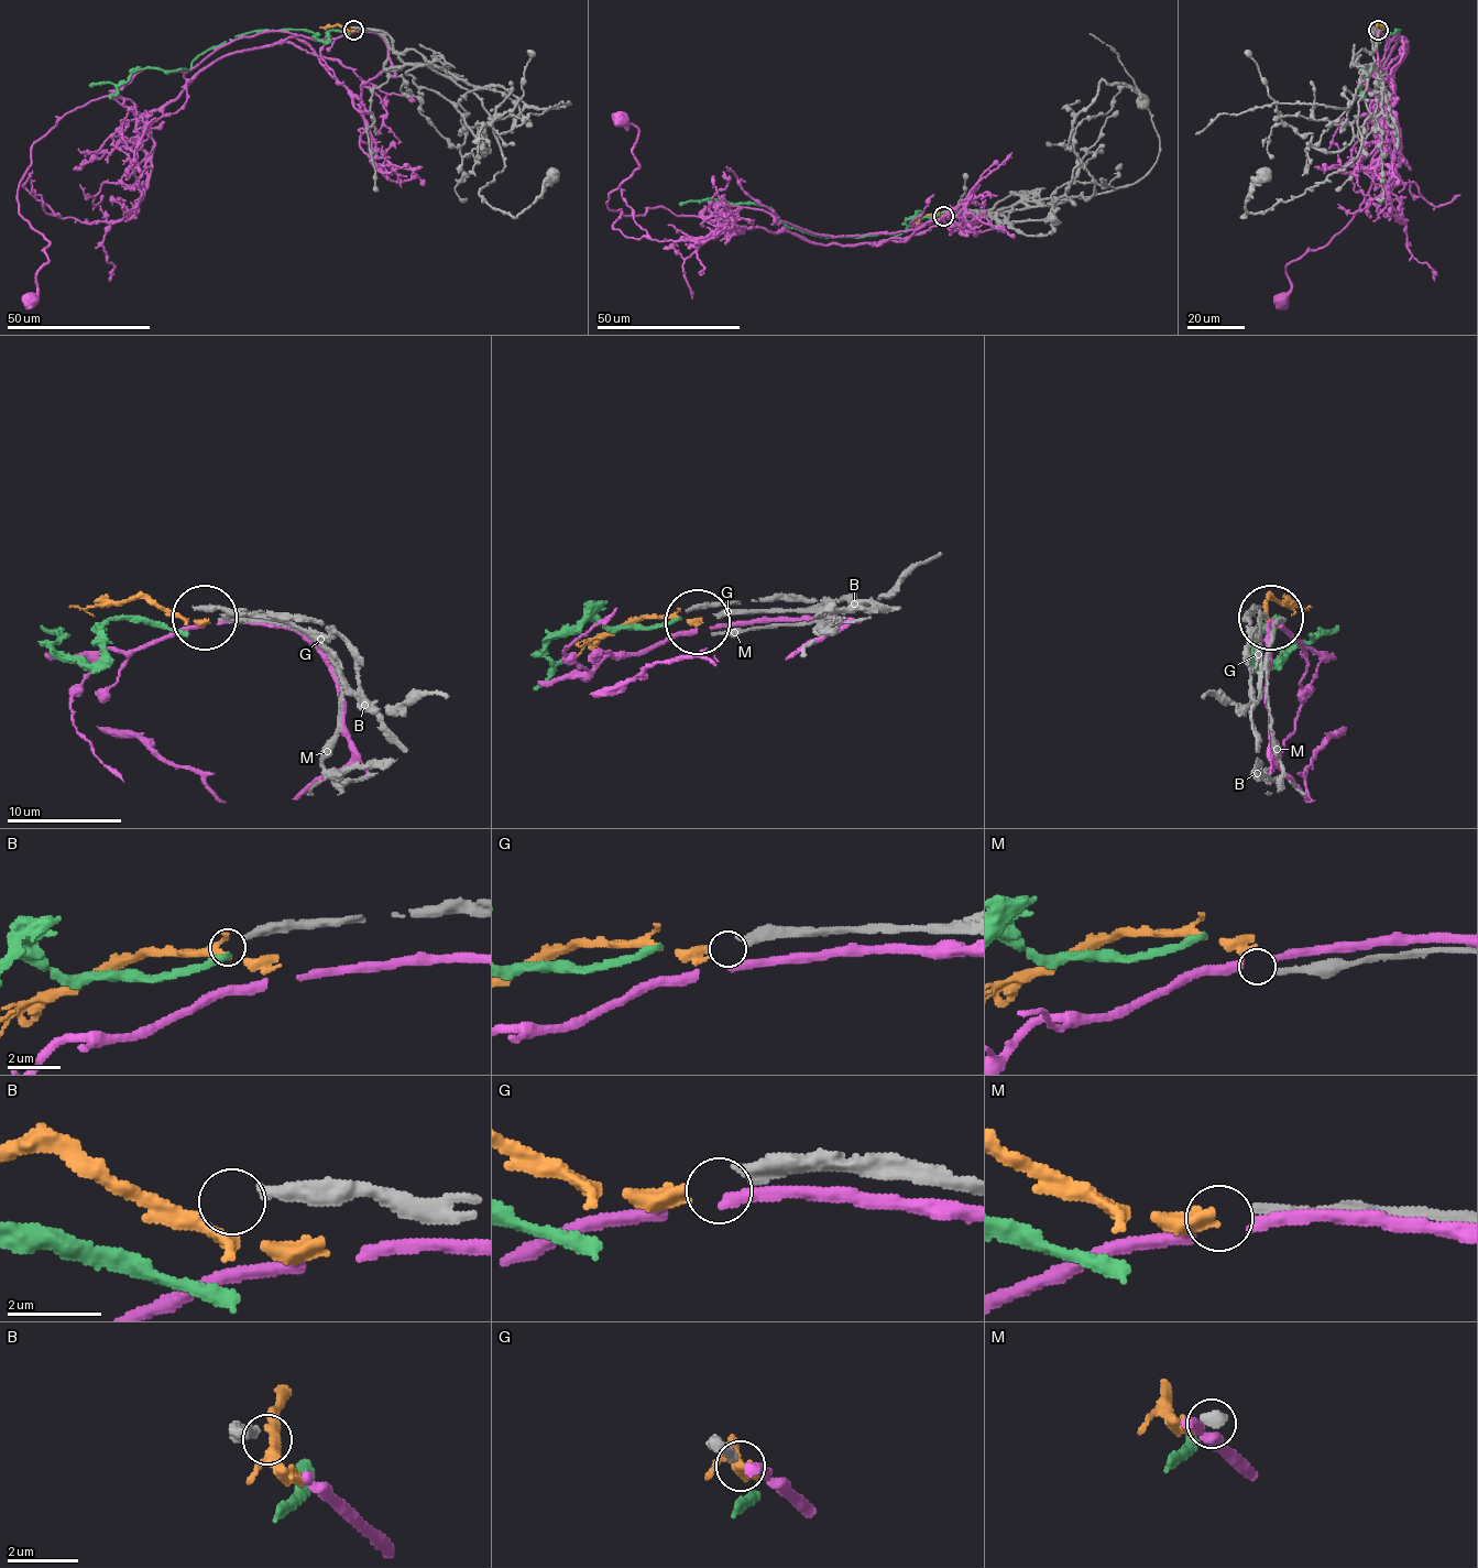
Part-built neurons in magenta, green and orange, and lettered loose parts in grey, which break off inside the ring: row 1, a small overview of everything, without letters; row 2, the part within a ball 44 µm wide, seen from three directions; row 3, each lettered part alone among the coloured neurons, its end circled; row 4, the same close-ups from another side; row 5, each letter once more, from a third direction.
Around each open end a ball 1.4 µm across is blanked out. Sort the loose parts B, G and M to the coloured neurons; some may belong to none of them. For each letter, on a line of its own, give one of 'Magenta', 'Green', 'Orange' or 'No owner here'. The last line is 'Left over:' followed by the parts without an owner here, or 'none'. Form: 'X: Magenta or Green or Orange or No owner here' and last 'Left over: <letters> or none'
B: No owner here
G: Orange
M: No owner here
Left over: B, M

